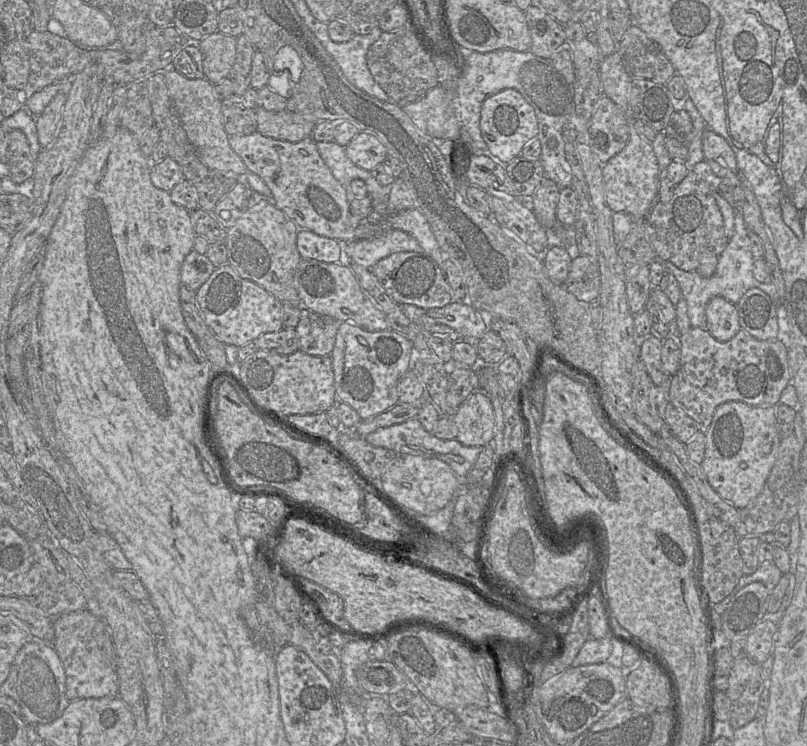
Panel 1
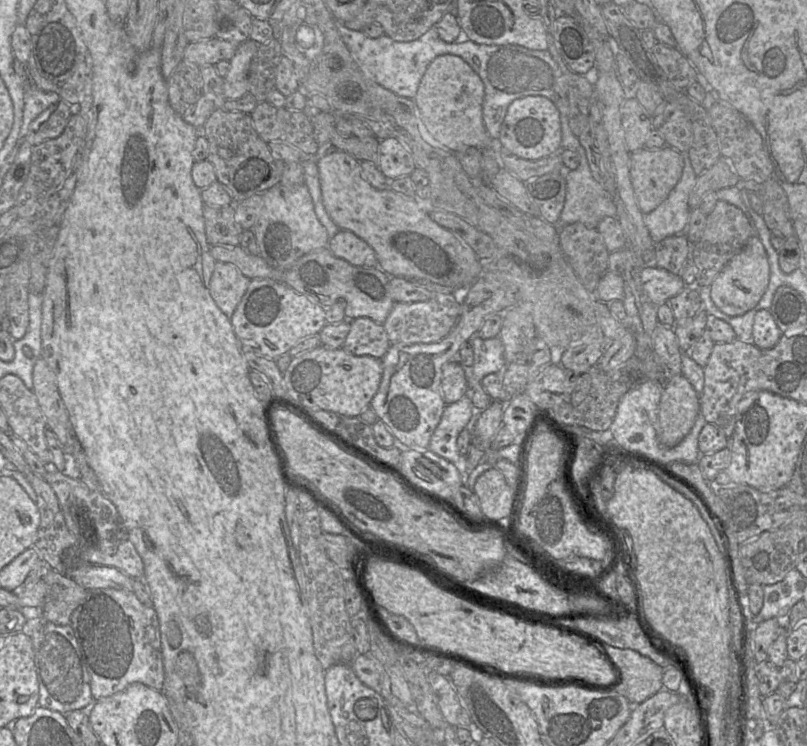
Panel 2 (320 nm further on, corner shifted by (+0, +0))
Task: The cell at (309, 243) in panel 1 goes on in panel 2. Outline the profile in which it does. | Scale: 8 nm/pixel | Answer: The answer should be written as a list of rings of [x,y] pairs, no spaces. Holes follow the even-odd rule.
[[[340,230],[334,237],[330,238],[327,248],[334,256],[354,266],[378,266],[375,251],[351,231]]]

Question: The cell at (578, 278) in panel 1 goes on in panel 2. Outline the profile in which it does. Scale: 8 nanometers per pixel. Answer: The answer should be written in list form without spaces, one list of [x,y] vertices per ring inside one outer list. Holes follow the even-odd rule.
[[[646,267],[639,270],[639,285],[641,286],[642,291],[649,298],[649,300],[657,305],[661,305],[668,299],[678,295],[686,287],[696,287],[698,293],[700,288],[697,286],[687,286],[678,275],[675,275],[667,270],[658,267]]]

